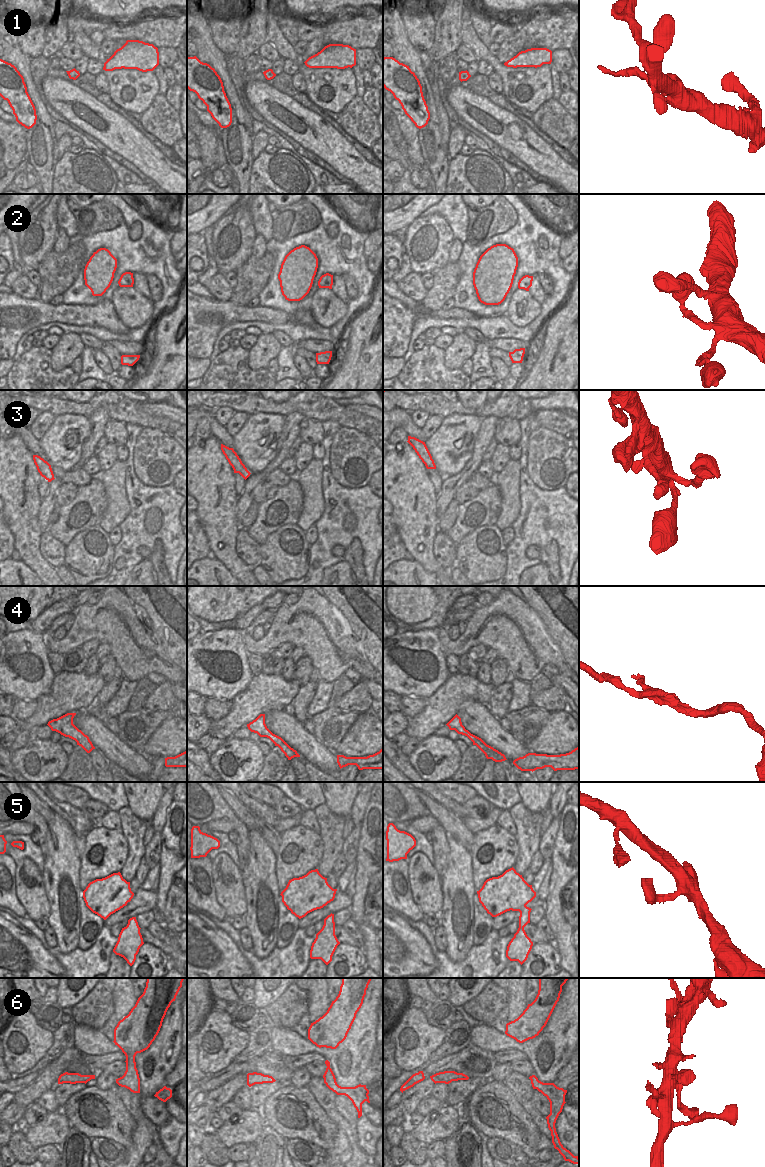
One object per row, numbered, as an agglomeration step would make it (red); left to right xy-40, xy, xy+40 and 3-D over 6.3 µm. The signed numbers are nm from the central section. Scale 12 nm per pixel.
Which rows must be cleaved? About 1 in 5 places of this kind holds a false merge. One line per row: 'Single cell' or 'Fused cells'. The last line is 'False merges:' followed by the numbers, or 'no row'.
1: Single cell
2: Single cell
3: Single cell
4: Single cell
5: Single cell
6: Single cell
False merges: no row.

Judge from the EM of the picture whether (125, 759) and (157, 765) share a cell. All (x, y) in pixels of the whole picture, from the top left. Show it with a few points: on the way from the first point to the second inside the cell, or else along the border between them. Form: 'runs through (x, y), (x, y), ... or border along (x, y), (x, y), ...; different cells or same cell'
border along (148, 757), (151, 771); different cells

